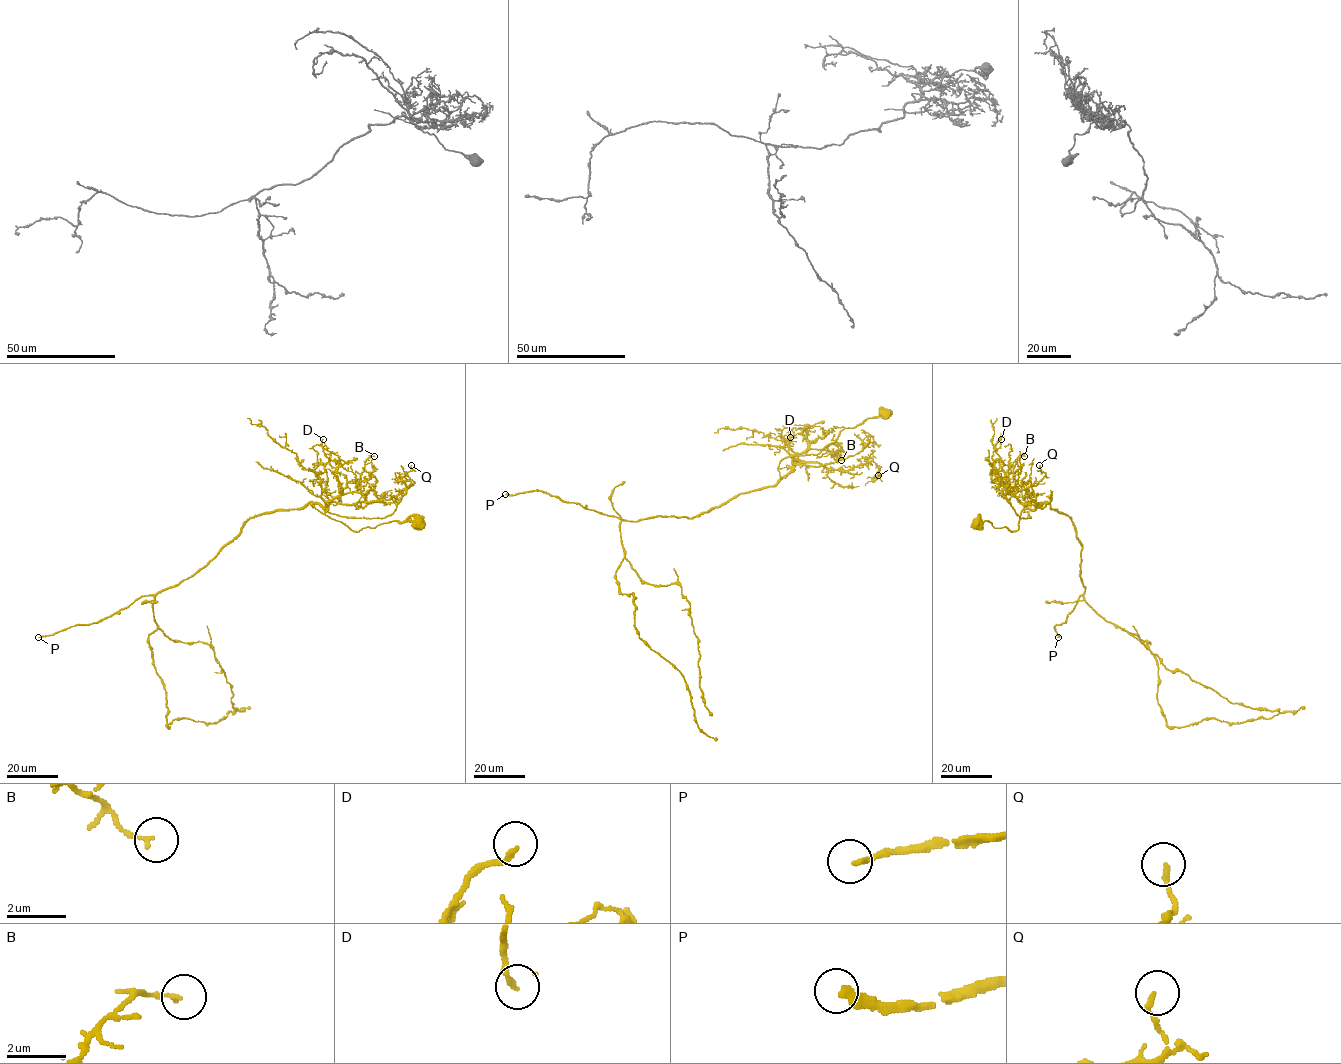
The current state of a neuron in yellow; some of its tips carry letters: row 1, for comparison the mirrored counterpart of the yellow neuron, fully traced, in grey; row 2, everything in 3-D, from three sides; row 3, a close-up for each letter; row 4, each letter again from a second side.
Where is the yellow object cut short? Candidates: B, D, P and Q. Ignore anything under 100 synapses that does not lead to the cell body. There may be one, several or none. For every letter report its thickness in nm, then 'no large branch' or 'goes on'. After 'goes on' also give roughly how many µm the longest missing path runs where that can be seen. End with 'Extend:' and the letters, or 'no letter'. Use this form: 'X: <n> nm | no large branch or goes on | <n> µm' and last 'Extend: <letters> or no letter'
B: 140 nm | no large branch
D: 170 nm | no large branch
P: 240 nm | goes on | 180 µm
Q: 150 nm | no large branch
Extend: P

